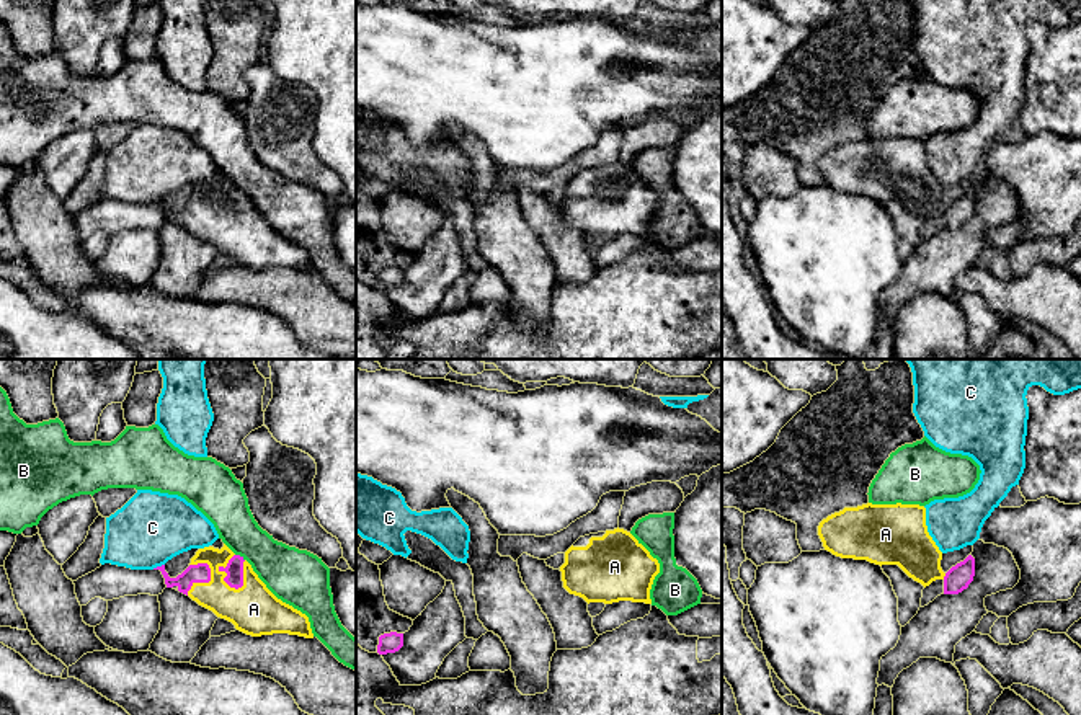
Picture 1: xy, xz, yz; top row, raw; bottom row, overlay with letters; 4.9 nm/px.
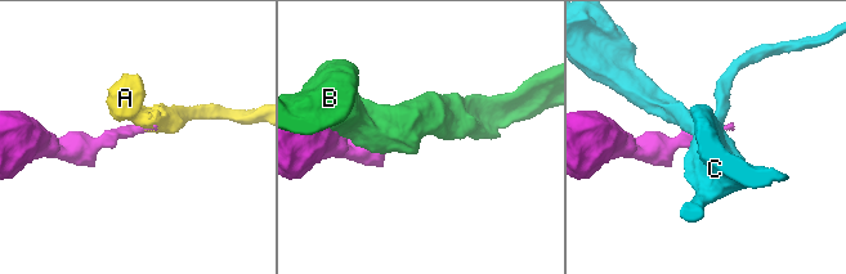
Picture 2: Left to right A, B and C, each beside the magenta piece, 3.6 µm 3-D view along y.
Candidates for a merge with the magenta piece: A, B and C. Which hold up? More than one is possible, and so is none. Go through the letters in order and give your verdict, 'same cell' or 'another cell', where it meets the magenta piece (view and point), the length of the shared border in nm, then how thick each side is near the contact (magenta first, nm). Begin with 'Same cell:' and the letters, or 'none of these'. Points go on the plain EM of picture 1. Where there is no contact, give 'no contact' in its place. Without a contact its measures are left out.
Same cell: A
A: same cell | xy (226, 206) | 180 nm | 90/240 nm
B: another cell | xy (240, 191) | 60 nm | 90/260 nm
C: another cell | xy (157, 201) | 70 nm | 100/360 nm

